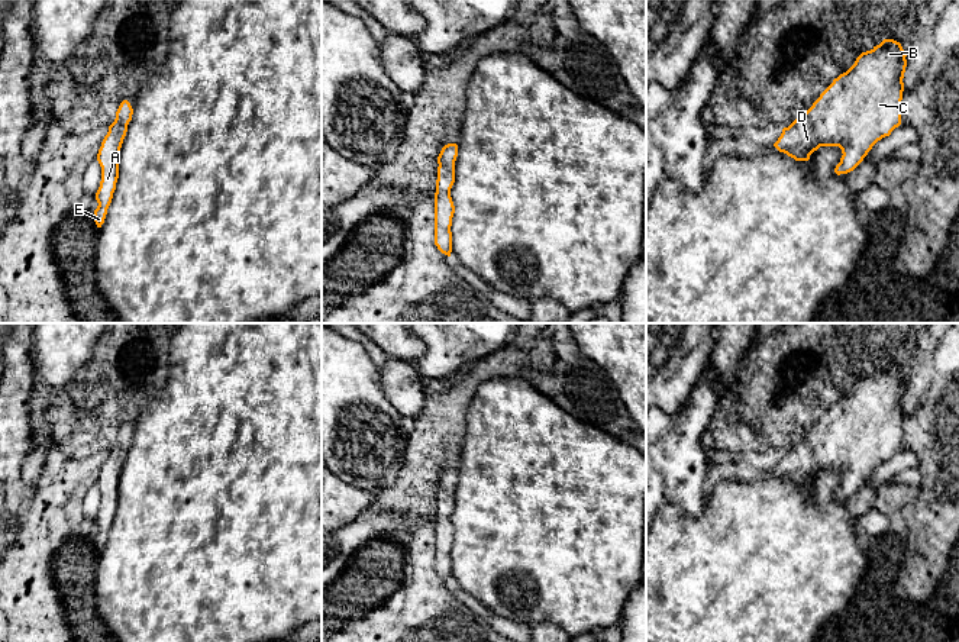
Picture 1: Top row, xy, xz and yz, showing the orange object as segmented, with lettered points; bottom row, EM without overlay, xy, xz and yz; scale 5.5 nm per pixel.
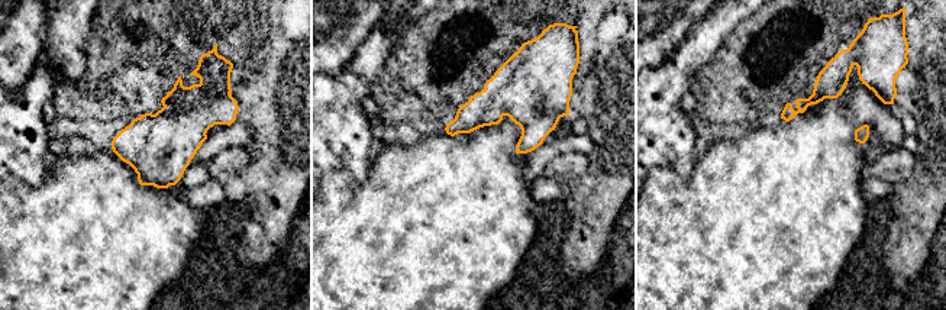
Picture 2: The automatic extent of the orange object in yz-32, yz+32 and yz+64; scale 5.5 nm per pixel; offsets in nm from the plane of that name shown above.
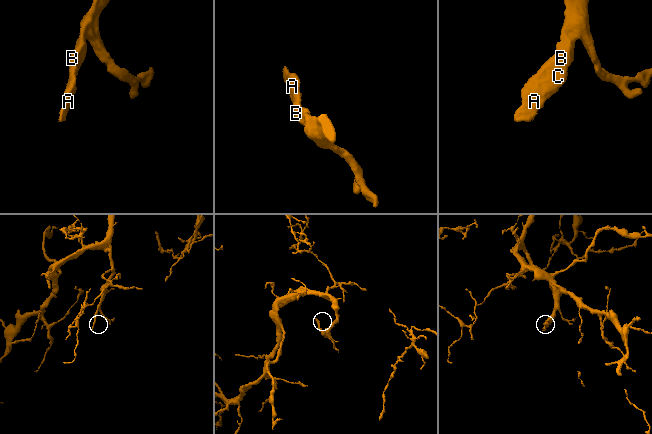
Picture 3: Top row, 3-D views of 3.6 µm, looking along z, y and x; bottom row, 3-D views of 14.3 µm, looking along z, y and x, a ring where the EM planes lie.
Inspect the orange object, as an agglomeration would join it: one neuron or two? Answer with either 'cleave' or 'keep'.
keep

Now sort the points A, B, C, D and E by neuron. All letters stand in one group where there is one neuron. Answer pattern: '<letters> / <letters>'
A B C D E

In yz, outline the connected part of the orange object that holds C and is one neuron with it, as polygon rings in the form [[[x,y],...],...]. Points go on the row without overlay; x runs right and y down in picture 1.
[[[884,364],[871,375],[862,377],[803,441],[782,454],[774,471],[795,485],[808,485],[820,471],[839,471],[843,480],[834,497],[840,500],[853,496],[878,465],[901,449],[905,381],[901,368],[894,364]]]

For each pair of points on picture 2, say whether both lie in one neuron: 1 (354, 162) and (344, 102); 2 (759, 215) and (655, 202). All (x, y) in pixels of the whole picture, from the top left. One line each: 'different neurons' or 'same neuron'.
1: same neuron
2: same neuron

